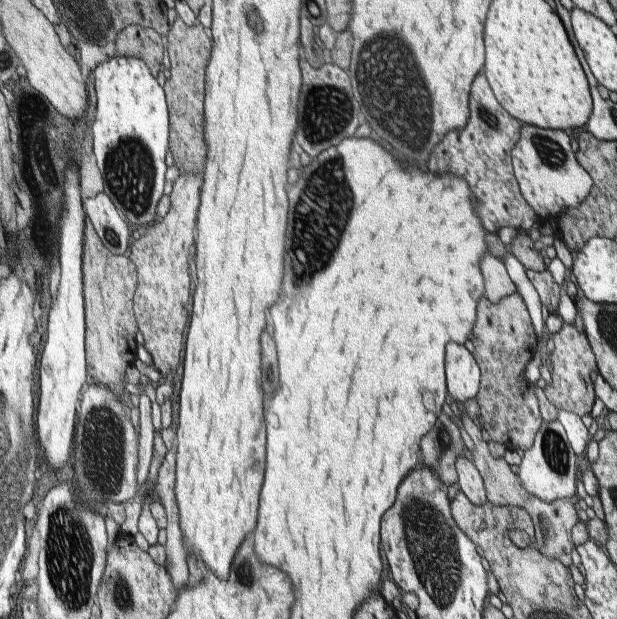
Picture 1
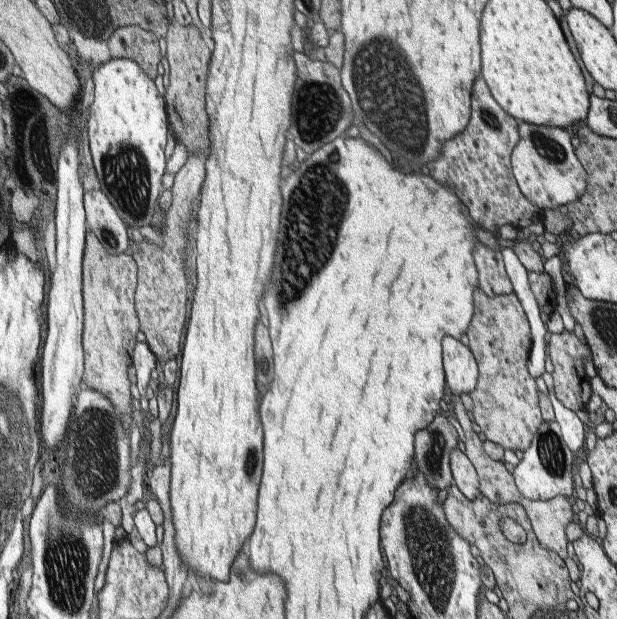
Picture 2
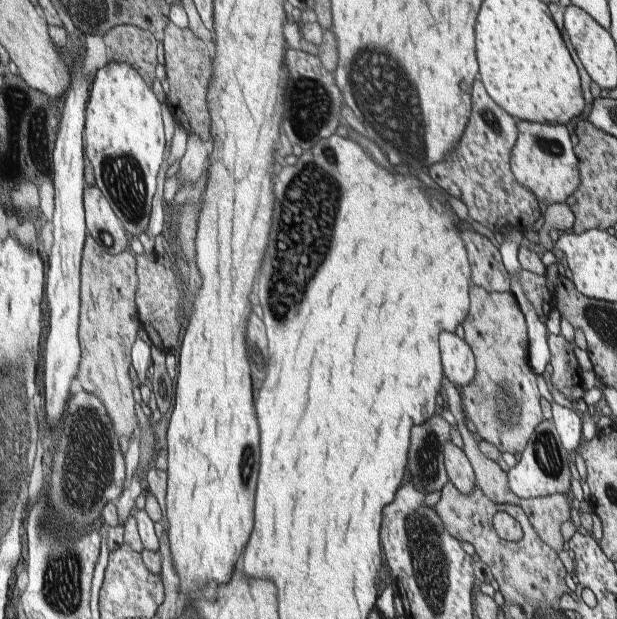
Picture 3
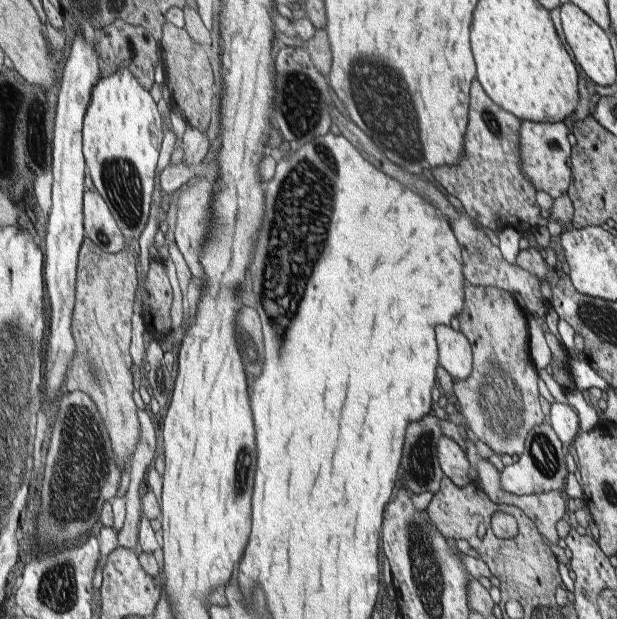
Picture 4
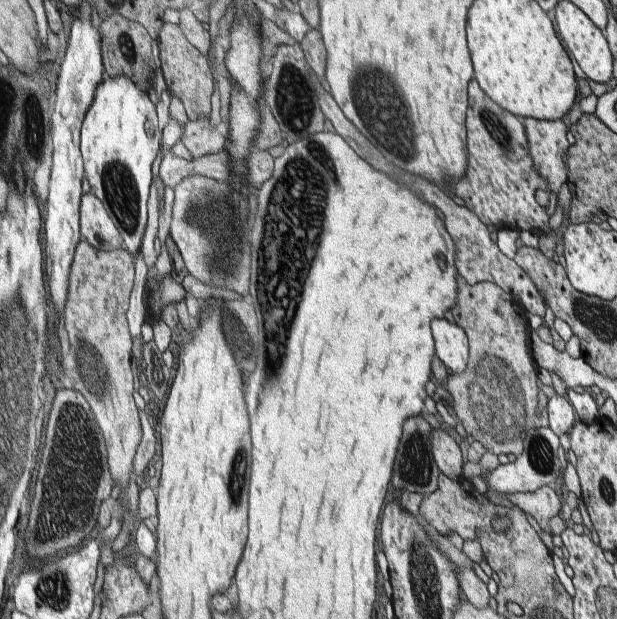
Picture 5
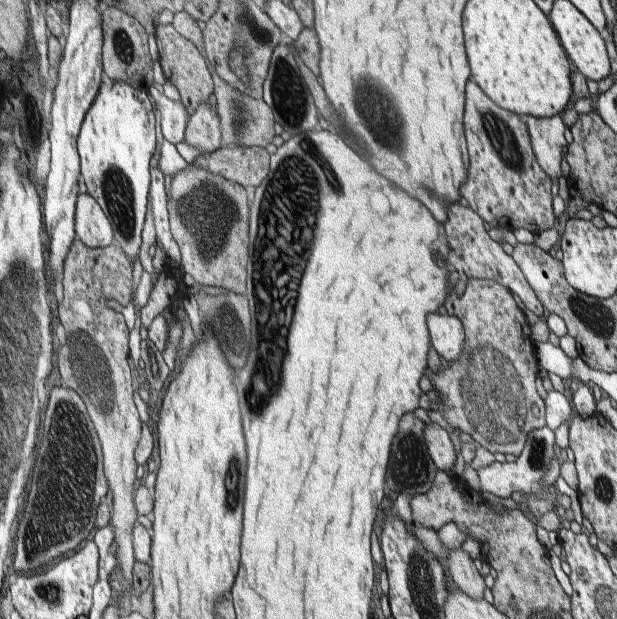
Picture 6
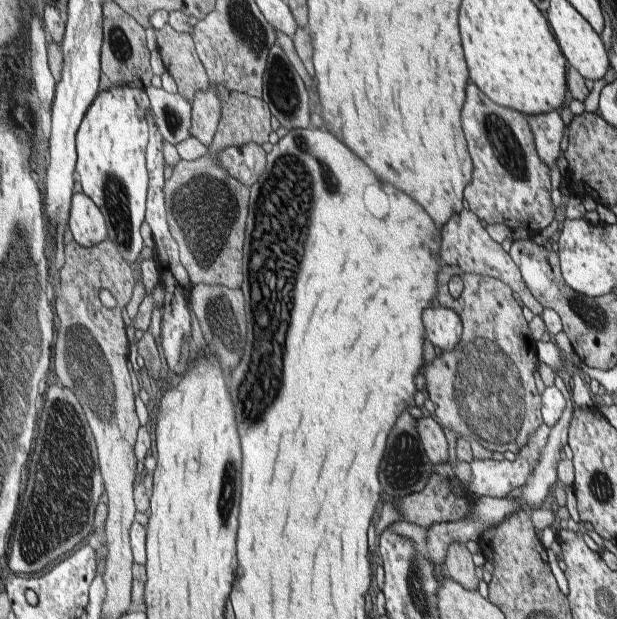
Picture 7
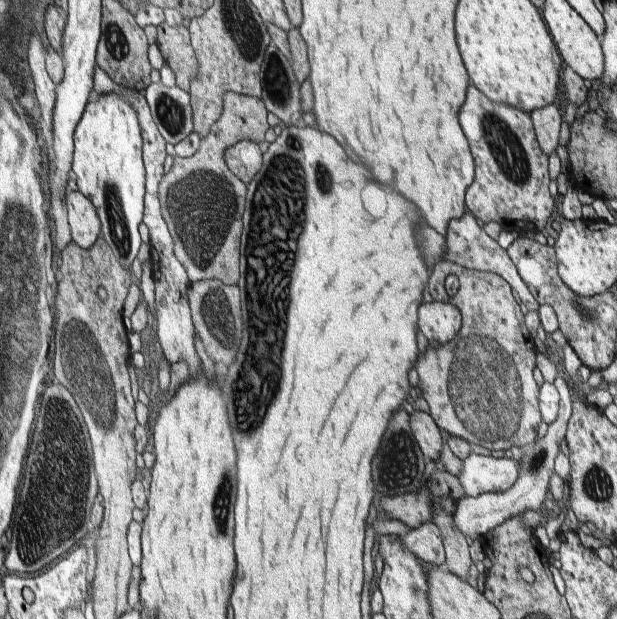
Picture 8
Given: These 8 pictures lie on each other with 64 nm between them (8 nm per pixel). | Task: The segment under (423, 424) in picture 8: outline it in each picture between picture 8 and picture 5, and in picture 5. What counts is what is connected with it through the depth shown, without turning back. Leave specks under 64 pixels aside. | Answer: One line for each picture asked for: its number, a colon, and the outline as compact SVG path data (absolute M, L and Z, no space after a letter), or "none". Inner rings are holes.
5: M431 428L431 436L429 436L429 442L431 442L431 454L433 454L433 460L439 468L441 474L453 478L453 480L461 480L461 450L457 446L457 438L455 436L449 436L447 432L443 430L435 430Z
6: M433 418L433 422L423 426L423 438L427 444L427 452L431 456L431 462L437 466L437 470L443 470L443 472L449 470L455 464L457 454L453 454L445 426Z
7: M425 412L421 414L421 418L417 418L417 434L419 434L419 440L425 448L425 454L431 460L431 464L445 462L447 444L445 444L445 438L443 438L441 426L431 416L427 416Z

